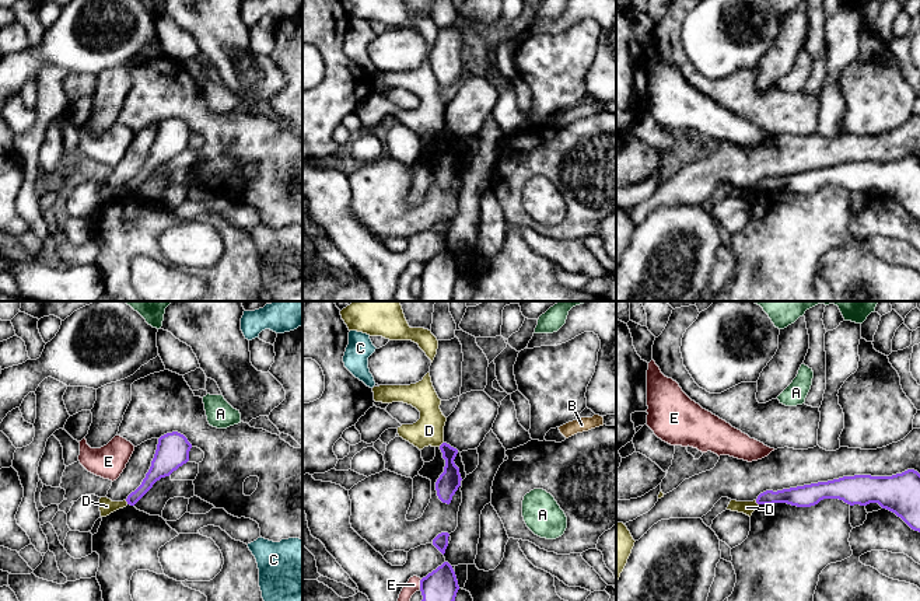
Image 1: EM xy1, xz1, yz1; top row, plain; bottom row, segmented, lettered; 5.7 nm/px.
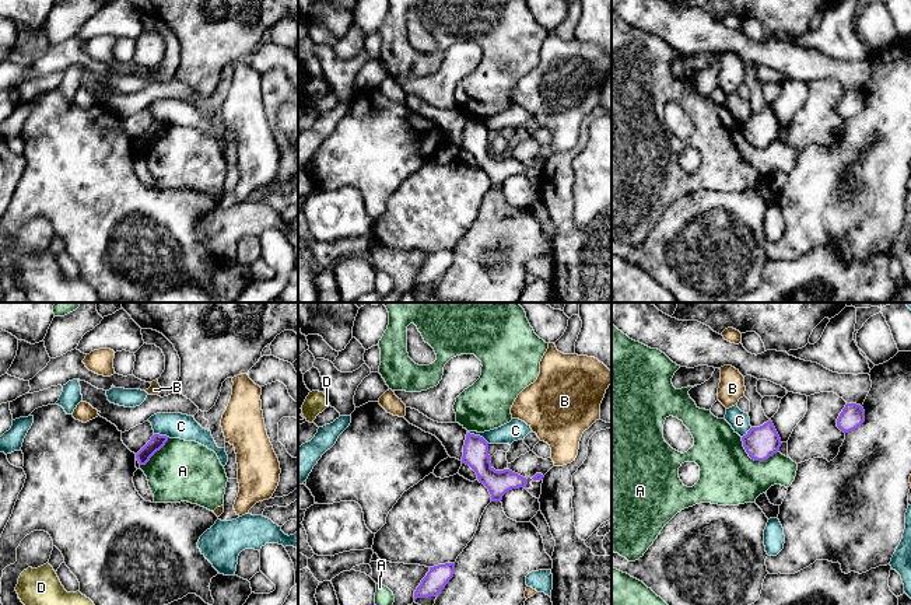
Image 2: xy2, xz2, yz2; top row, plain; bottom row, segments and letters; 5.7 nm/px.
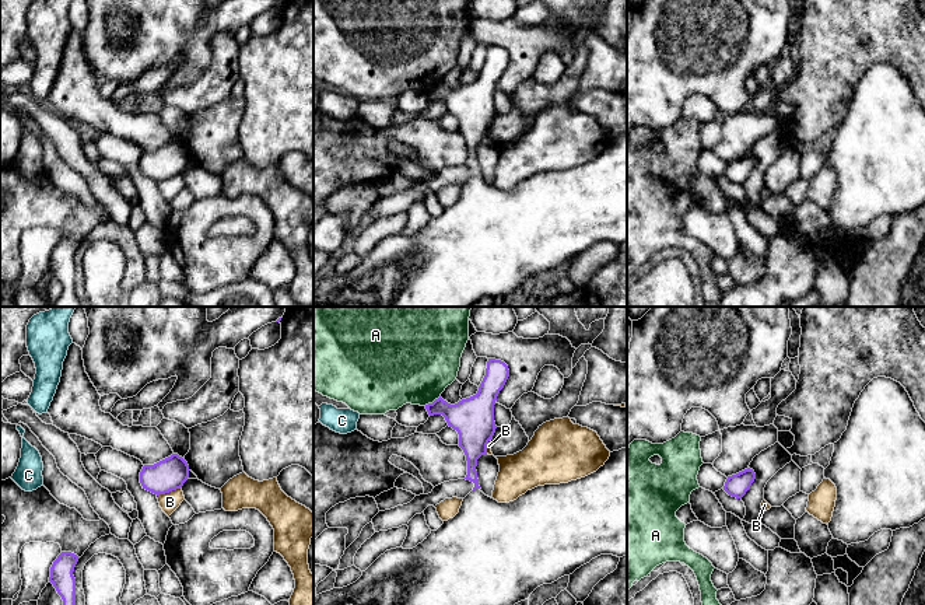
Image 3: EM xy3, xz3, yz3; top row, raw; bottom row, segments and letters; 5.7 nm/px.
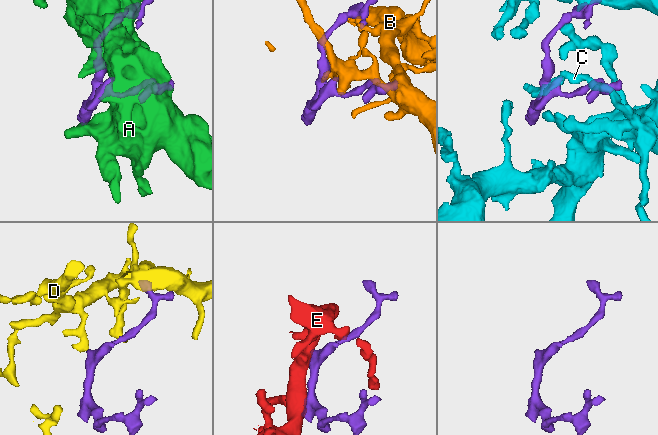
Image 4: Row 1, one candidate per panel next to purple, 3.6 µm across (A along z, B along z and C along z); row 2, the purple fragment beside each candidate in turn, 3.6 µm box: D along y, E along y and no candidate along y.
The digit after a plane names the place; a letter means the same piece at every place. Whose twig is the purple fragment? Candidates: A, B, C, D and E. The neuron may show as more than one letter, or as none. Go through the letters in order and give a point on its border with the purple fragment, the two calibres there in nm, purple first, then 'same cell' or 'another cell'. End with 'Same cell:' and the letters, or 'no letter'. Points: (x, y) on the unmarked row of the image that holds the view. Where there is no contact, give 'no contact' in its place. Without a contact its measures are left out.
A: meets purple in yz2 at (754, 146); 190 nm thick on the purple side, 340 nm on the other; another cell
B: meets purple in xy3 at (168, 178); 190 nm thick on the purple side, 110 nm on the other; another cell
C: meets purple in xz2 at (479, 122); 140 nm thick on the purple side, 120 nm on the other; another cell
D: meets purple in xz1 at (441, 130); 130 nm thick on the purple side, 180 nm on the other; another cell
E: meets purple in xz1 at (420, 271); 200 nm thick on the purple side, 110 nm on the other; another cell
Same cell: no letter

